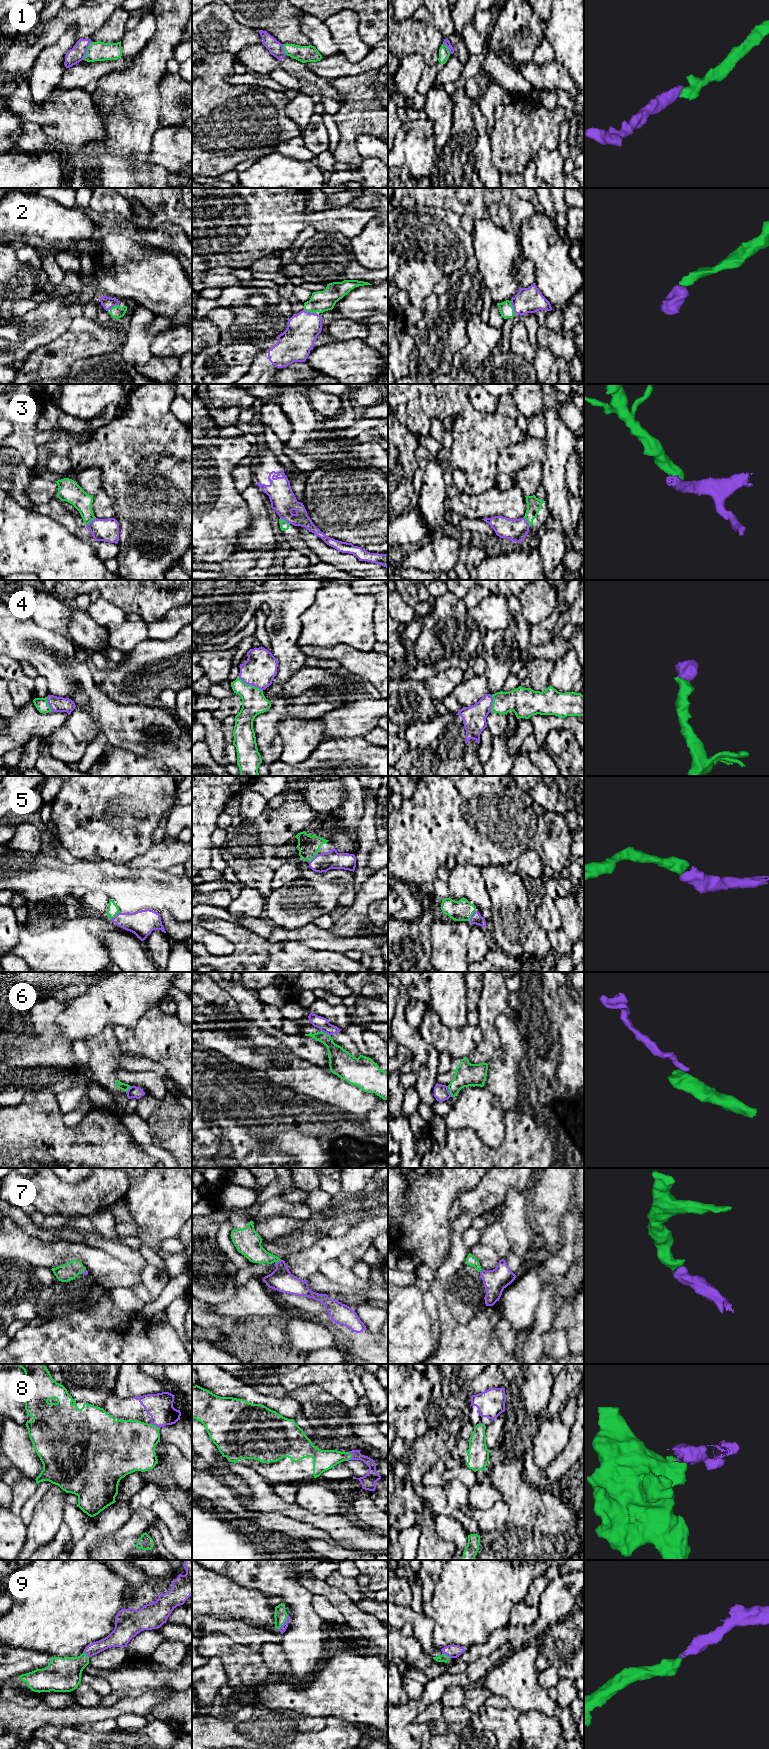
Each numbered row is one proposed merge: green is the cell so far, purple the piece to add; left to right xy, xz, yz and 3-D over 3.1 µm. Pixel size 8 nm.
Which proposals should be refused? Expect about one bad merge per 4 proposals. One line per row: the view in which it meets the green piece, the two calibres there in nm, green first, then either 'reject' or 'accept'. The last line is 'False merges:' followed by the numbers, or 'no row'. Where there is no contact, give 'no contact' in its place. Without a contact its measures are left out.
1: xy | 160/120 nm | reject
2: yz | 120/200 nm | accept
3: xz | 70/200 nm | reject
4: xz | 190/260 nm | accept
5: xz | 170/150 nm | accept
6: yz | 190/130 nm | reject
7: xz | 180/190 nm | accept
8: xz | 170/120 nm | reject
9: xz | 100/60 nm | accept
False merges: 1, 3, 6, 8

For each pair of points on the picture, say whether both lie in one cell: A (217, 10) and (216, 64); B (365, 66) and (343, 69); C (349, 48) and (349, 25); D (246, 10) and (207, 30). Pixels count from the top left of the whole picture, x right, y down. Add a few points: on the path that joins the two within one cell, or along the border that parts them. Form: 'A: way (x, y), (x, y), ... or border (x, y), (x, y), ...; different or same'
A: border (203, 51), (231, 52), (234, 55); different
B: way (360, 67), (348, 69); same
C: way (349, 42), (349, 31); same
D: border (232, 10), (240, 22), (256, 28); different

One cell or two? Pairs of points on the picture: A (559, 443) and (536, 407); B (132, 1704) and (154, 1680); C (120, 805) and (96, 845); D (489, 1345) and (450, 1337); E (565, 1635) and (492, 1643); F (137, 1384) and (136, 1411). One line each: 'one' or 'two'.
A: two
B: two
C: one
D: one
E: two
F: two

